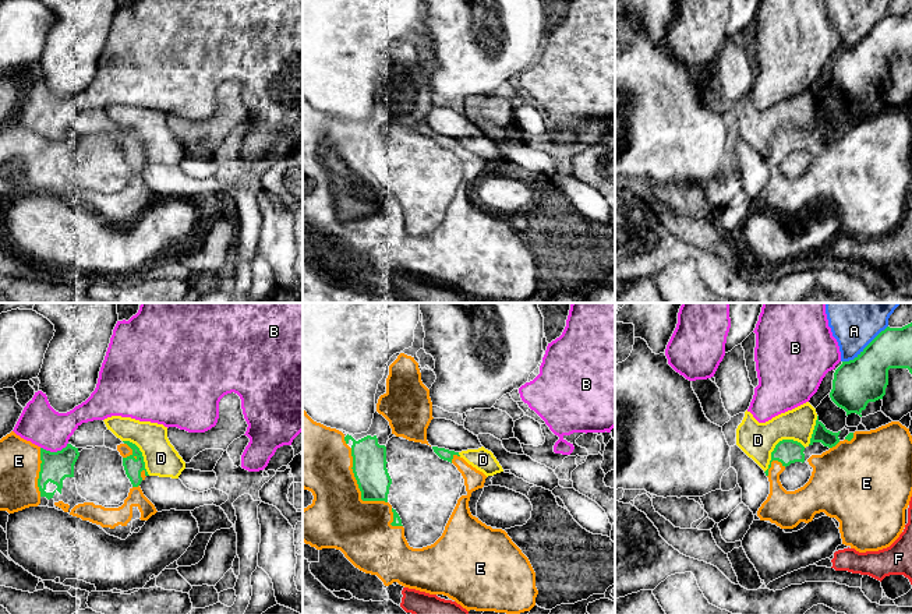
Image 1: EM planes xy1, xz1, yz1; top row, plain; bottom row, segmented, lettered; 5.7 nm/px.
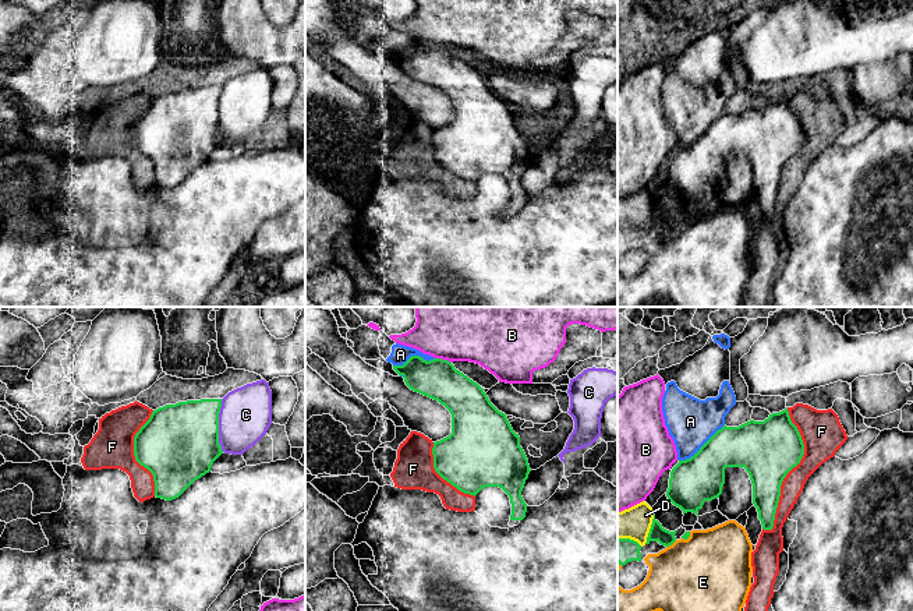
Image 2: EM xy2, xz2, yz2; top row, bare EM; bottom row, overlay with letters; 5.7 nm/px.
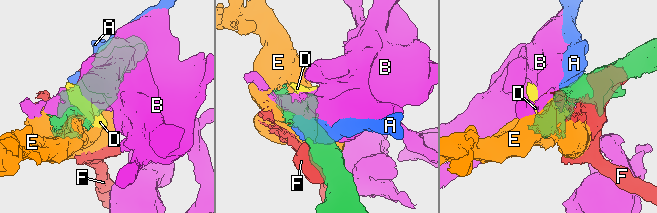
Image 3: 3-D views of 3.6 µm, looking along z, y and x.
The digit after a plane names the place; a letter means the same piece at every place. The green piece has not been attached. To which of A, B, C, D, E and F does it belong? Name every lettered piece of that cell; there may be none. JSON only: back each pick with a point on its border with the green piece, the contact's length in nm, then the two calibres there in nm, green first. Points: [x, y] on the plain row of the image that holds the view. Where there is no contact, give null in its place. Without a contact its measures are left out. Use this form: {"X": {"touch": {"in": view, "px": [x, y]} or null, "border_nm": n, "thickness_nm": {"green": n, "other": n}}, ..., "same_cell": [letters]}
{"E": {"touch": {"in": "xz1", "px": [359, 173]}, "border_nm": 380, "thickness_nm": {"green": 190, "other": 360}}, "same_cell": ["E"]}

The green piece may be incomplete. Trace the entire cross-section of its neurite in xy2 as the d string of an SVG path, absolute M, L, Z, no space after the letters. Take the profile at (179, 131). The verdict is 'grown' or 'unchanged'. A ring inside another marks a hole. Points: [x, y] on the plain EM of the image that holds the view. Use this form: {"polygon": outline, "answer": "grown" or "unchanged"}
{"polygon": "M201 86L166 92L152 99L134 124L135 148L148 156L155 169L155 184L178 186L195 167L210 159L223 141L219 131L219 100L222 86Z", "answer": "unchanged"}

